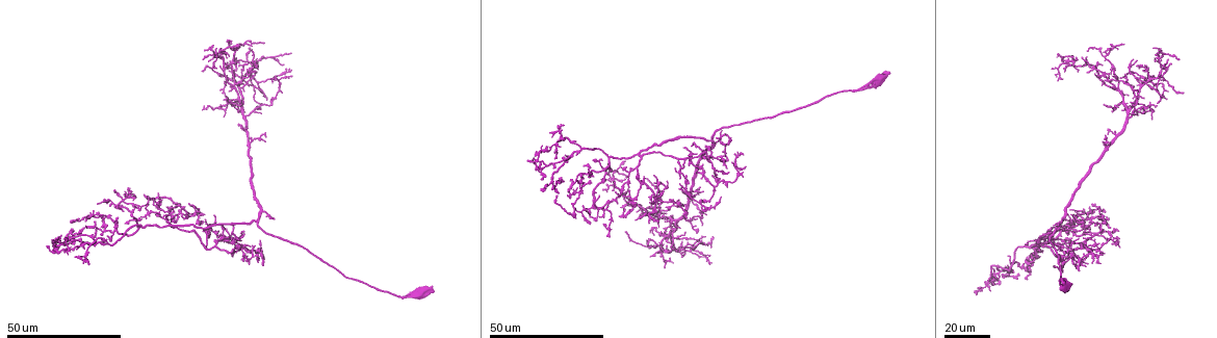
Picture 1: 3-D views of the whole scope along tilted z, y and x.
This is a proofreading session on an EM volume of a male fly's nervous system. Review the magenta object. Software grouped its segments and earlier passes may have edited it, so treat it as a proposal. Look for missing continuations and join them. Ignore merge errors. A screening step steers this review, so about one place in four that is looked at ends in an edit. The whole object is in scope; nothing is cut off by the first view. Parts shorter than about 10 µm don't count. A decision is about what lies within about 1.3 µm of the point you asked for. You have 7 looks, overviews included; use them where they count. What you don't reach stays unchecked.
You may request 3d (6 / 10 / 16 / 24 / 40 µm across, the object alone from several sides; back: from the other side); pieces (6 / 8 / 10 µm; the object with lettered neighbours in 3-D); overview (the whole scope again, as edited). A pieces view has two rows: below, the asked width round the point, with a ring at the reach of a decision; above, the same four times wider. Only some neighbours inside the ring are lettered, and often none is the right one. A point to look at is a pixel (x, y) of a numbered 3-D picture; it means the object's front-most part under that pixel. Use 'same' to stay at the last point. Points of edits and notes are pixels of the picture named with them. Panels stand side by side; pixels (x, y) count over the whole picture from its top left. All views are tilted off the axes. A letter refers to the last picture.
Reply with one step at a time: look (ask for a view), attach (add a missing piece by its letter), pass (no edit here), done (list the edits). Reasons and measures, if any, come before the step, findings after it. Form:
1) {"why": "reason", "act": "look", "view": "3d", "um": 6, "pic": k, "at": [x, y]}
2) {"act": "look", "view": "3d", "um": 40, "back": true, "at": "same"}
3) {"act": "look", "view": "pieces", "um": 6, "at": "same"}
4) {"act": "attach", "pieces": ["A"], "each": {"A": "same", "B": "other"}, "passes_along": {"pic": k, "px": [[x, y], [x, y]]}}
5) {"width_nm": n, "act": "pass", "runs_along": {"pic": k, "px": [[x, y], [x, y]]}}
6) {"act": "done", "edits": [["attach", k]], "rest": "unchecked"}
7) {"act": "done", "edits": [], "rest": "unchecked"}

{"why": "thin end", "act": "look", "view": "3d", "um": 24, "pic": 1, "at": [126, 190]}

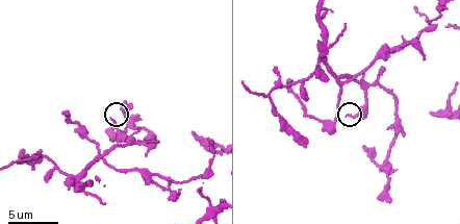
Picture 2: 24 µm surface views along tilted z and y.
{"why": "what lies round it", "act": "look", "view": "pieces", "um": 8, "pic": 2, "at": [347, 116]}

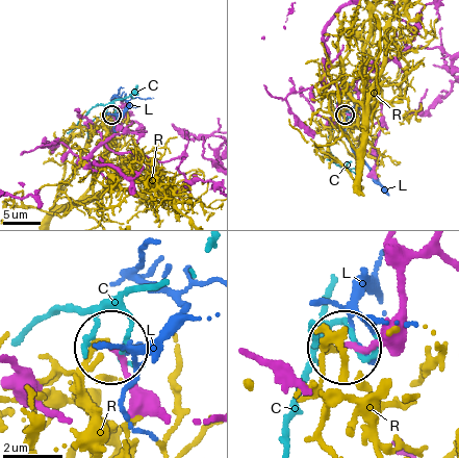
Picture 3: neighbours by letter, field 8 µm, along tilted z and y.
{"act": "pass", "each": {"C": "other", "L": "other", "R": "other"}, "found": "none of them fits"}

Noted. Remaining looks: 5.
{"why": "an open end", "act": "look", "view": "pieces", "um": 8, "pic": 2, "at": [126, 102]}

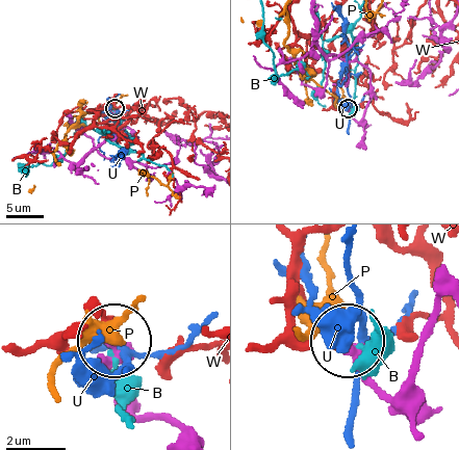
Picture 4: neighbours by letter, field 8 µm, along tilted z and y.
{"width_nm": 270, "act": "pass", "each": {"B": "other", "P": "other", "U": "other", "W": "other"}, "found": "none of them fits"}

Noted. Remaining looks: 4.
{"why": "branch stops here", "act": "look", "view": "3d", "um": 24, "pic": 1, "at": [1100, 225]}

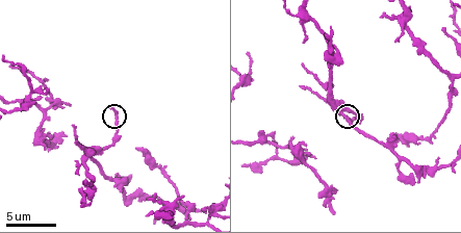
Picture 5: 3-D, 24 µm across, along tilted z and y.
{"act": "look", "view": "pieces", "um": 6, "pic": 5, "at": [111, 109]}

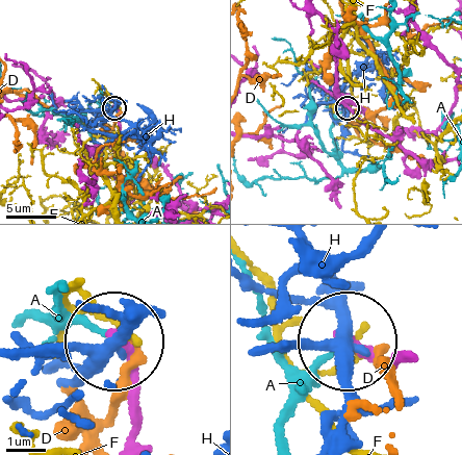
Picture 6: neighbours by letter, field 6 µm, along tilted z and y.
{"act": "pass", "each": {"A": "other", "D": "other", "F": "other", "H": "other"}, "runs_along": {"pic": 6, "px": [[404, 353], [387, 356], [351, 338]]}, "found": "none of them fits"}

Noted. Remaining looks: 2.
{"why": "free end", "act": "look", "view": "3d", "um": 40, "pic": 1, "at": [1091, 260]}

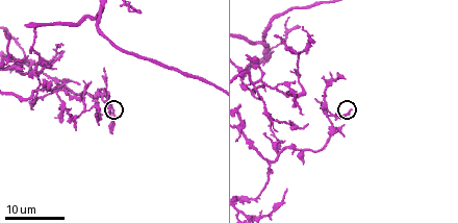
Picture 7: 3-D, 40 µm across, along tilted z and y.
{"act": "look", "view": "pieces", "um": 6, "pic": 7, "at": [114, 114]}

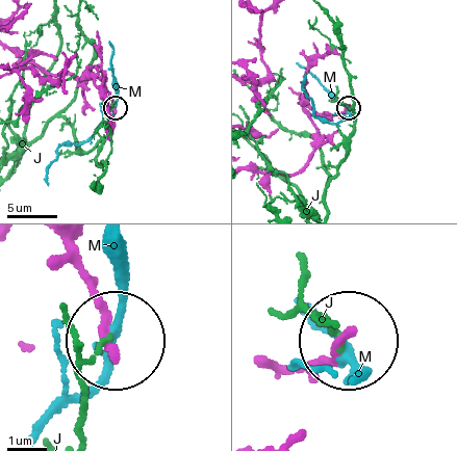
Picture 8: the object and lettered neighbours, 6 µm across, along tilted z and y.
{"width_nm": 200, "act": "pass", "each": {"J": "other", "M": "other"}, "runs_along": {"pic": 8, "px": [[72, 244], [109, 339]]}, "found": "none of them fits"}

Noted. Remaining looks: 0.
{"act": "done", "edits": [], "rest": "unchecked"}

